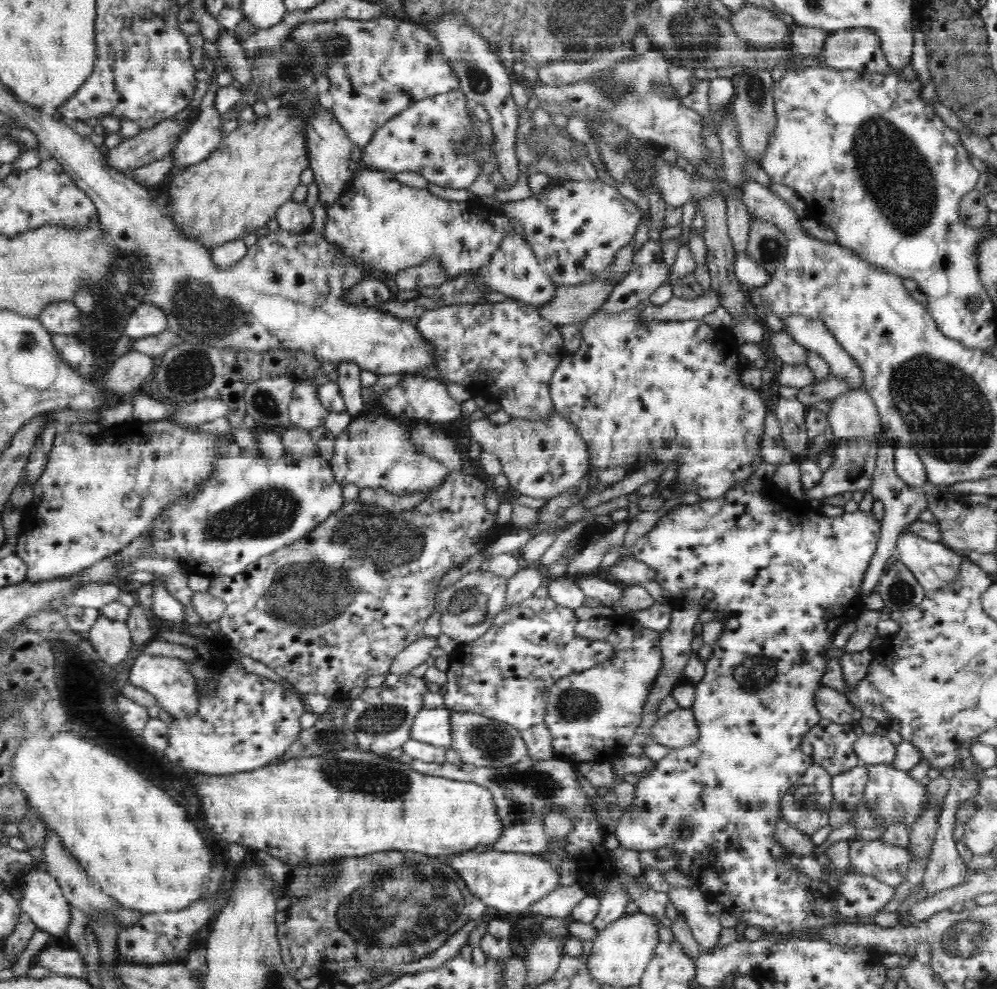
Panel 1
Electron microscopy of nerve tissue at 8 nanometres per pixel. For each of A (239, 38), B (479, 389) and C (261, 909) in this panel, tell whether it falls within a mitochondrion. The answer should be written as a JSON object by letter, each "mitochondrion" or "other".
{"A":"other","B":"other","C":"other"}

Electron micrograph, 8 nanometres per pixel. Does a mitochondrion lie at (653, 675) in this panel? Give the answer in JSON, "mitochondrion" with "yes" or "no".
{"mitochondrion":"no"}

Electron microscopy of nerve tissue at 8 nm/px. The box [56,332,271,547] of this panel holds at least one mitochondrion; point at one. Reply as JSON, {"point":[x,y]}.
{"point":[190,371]}

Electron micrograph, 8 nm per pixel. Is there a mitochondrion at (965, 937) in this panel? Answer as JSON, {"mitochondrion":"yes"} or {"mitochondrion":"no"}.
{"mitochondrion":"yes"}

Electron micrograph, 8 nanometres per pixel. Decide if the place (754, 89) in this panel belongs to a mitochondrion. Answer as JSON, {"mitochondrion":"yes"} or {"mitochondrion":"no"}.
{"mitochondrion":"yes"}

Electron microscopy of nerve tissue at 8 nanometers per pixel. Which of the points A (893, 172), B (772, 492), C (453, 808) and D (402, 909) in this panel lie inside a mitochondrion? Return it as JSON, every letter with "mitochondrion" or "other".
{"A":"mitochondrion","B":"other","C":"other","D":"mitochondrion"}

